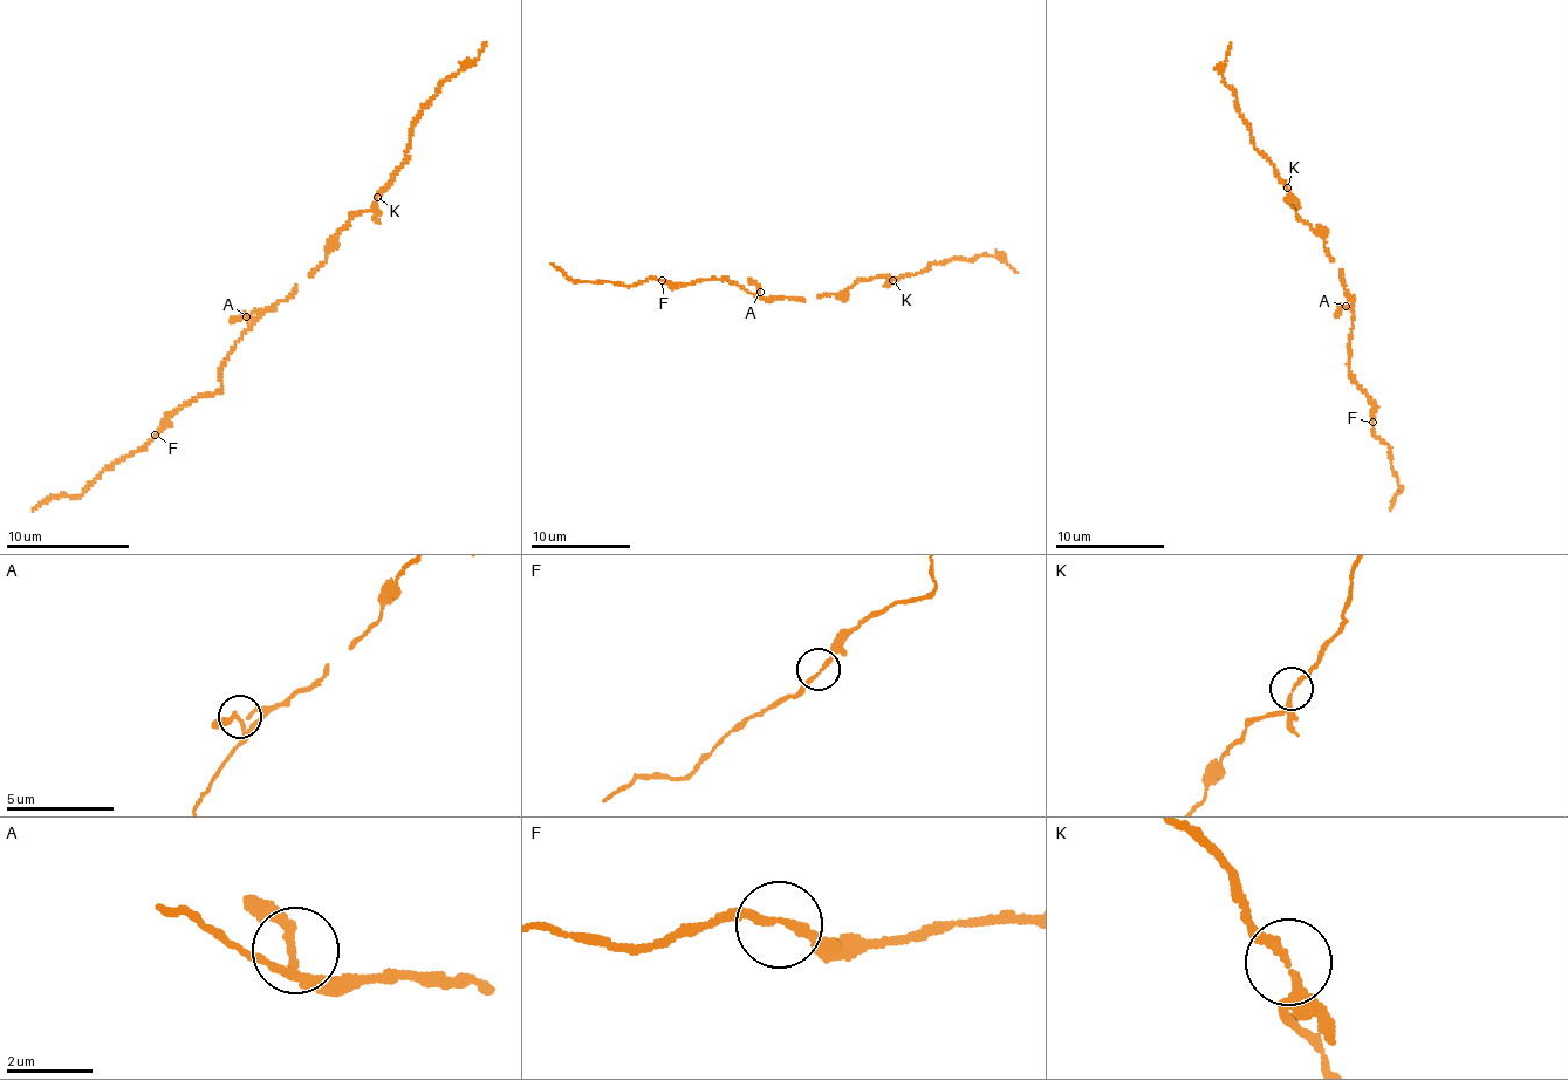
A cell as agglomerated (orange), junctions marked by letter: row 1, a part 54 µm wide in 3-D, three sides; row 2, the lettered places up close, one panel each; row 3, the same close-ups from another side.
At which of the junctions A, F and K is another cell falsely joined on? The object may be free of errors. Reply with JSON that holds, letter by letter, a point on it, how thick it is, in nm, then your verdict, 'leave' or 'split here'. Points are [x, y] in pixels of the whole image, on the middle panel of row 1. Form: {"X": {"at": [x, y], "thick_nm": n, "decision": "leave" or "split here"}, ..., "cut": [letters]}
{"A": {"at": [760, 292], "thick_nm": 160, "decision": "leave"}, "F": {"at": [662, 280], "thick_nm": 180, "decision": "leave"}, "K": {"at": [892, 280], "thick_nm": 160, "decision": "leave"}, "cut": []}

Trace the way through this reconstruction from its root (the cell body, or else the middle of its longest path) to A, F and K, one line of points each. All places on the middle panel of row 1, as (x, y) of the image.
A: (792, 296), (762, 299), (760, 292)
F: (792, 296), (754, 295), (726, 278), (675, 285), (662, 280)
K: (792, 296), (836, 295), (865, 279), (892, 280)

